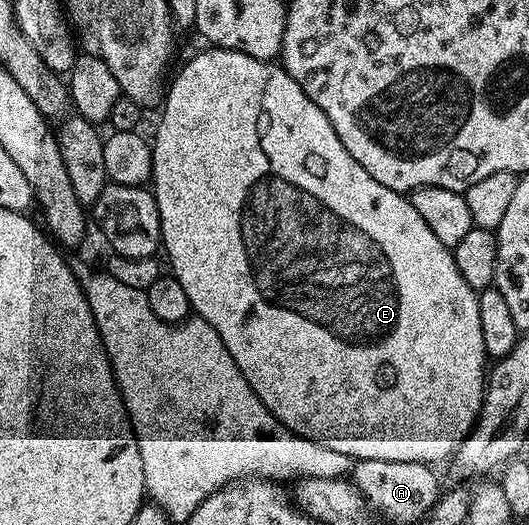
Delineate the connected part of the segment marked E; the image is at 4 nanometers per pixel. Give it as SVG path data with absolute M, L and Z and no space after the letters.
M211 46L206 50L210 51L202 51L199 55L192 56L179 69L178 76L174 80L172 80L173 78L169 80L168 90L164 95L164 106L161 108L161 111L163 110L162 120L158 123L158 132L152 135L154 148L152 190L160 213L160 229L162 230L160 247L163 252L166 250L166 259L170 262L169 274L174 275L176 281L180 281L180 285L184 288L184 293L188 293L188 301L193 314L208 321L208 325L212 325L212 329L216 329L216 333L220 333L220 341L224 341L224 349L228 349L228 353L232 353L232 361L236 361L236 369L240 369L240 373L244 373L244 381L248 381L248 385L252 385L256 397L260 397L260 401L264 401L268 410L290 431L295 431L297 435L308 441L328 445L328 449L336 449L336 453L348 453L348 457L355 461L375 459L376 461L416 461L417 463L438 465L438 462L441 464L443 461L449 460L450 456L457 451L459 443L470 434L474 424L477 423L478 413L482 410L482 394L486 392L488 356L484 349L484 333L480 333L478 292L470 288L468 281L464 281L464 277L460 277L460 269L456 269L453 250L445 247L440 241L440 237L436 237L436 233L432 233L432 229L428 229L428 225L421 219L420 213L416 213L416 209L412 209L409 198L403 192L393 191L380 185L380 181L376 181L376 177L372 177L372 173L368 173L368 169L364 169L364 165L360 165L360 161L356 161L356 157L352 157L352 153L348 153L348 149L344 149L340 137L336 137L336 129L332 129L332 121L328 121L328 117L324 113L324 109L320 109L320 105L316 105L316 101L312 101L312 97L308 97L308 93L304 93L304 89L300 89L300 85L296 85L296 81L292 81L292 77L282 66L274 61L248 57L244 53L229 51L223 47Z

